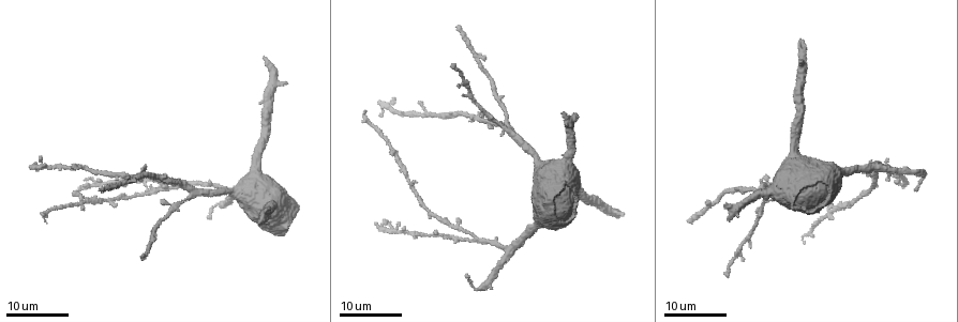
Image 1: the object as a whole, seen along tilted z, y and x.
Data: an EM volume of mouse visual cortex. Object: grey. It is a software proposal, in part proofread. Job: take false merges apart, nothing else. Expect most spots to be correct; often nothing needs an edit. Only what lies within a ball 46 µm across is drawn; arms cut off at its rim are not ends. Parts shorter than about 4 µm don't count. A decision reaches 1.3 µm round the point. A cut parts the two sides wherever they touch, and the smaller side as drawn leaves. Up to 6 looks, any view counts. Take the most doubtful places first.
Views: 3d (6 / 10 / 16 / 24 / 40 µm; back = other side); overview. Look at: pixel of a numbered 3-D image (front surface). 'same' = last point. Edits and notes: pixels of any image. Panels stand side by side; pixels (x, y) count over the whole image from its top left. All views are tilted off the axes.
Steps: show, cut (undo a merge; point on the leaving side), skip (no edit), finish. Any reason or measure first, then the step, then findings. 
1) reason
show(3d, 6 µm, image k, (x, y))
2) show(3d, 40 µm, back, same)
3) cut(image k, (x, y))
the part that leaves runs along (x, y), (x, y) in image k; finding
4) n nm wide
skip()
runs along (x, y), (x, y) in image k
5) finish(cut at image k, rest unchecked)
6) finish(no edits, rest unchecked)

three arms meet
show(3d, 24 µm, image 1, (509, 129))

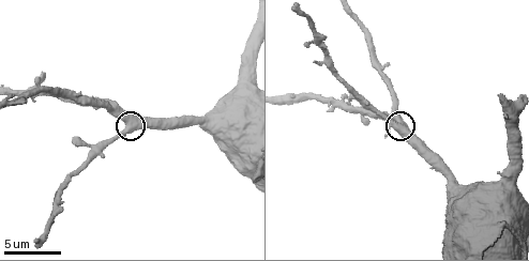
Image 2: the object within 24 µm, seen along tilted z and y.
closer look
show(3d, 10 µm, image 2, (129, 124))

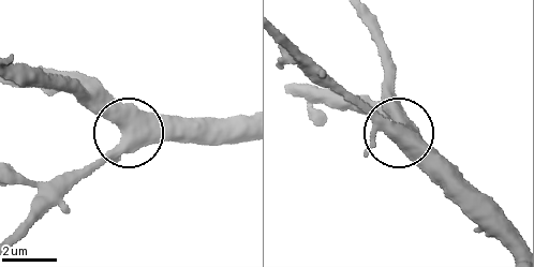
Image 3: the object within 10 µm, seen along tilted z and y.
side arm 17 µm; 3 arms
skip()
continuous, no second neuron

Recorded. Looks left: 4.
thin arm on a thick one
show(3d, 24 µm, image 1, (476, 238))

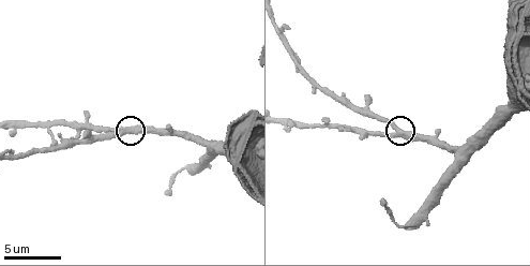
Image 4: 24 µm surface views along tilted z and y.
show(3d, 10 µm, image 4, (397, 132))

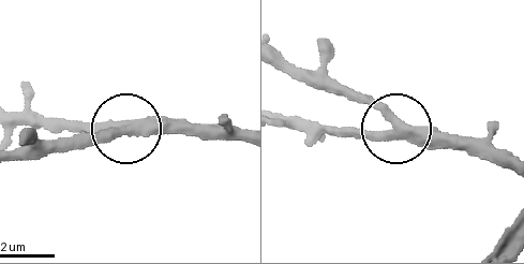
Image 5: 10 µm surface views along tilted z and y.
skip()
runs along (242, 140), (198, 131), (65, 127) in image 5; one neuron here

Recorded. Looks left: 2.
thick turns thin
show(3d, 16 µm, image 1, (802, 119))

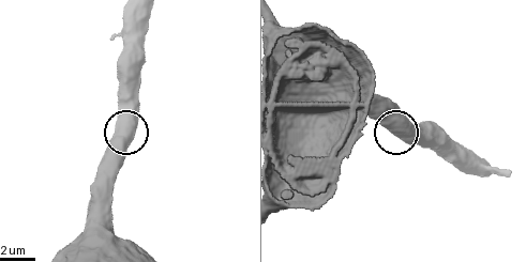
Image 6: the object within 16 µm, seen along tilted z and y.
closer look
show(3d, 6 µm, image 6, (402, 128))

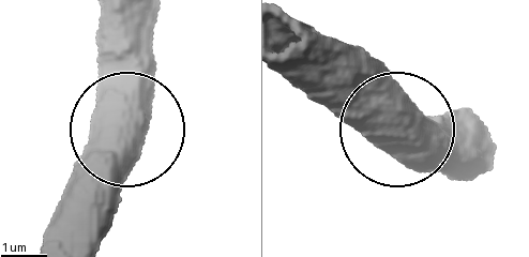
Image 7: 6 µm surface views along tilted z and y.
770 nm wide
skip()
all the same neuron

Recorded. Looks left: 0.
finish(no edits, rest unchecked)

